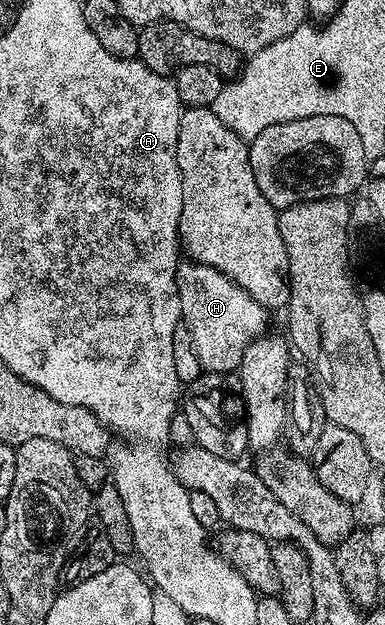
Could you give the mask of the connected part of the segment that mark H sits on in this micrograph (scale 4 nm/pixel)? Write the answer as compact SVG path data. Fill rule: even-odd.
M180 262L177 269L177 289L181 301L181 323L189 329L189 333L193 333L193 345L197 345L197 361L201 361L204 372L238 372L239 362L247 346L268 330L268 308L253 301L253 297L249 297L249 293L245 293L245 289L237 286L223 271L206 267L204 263Z

